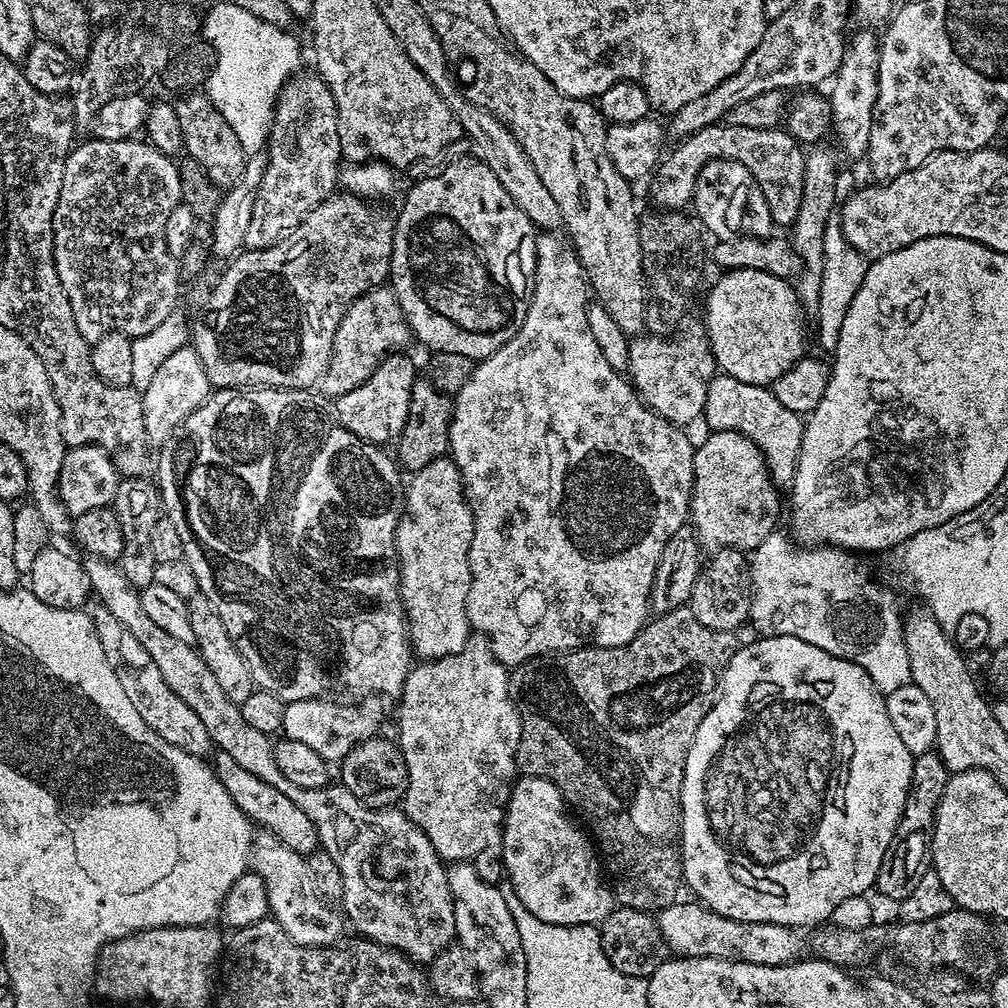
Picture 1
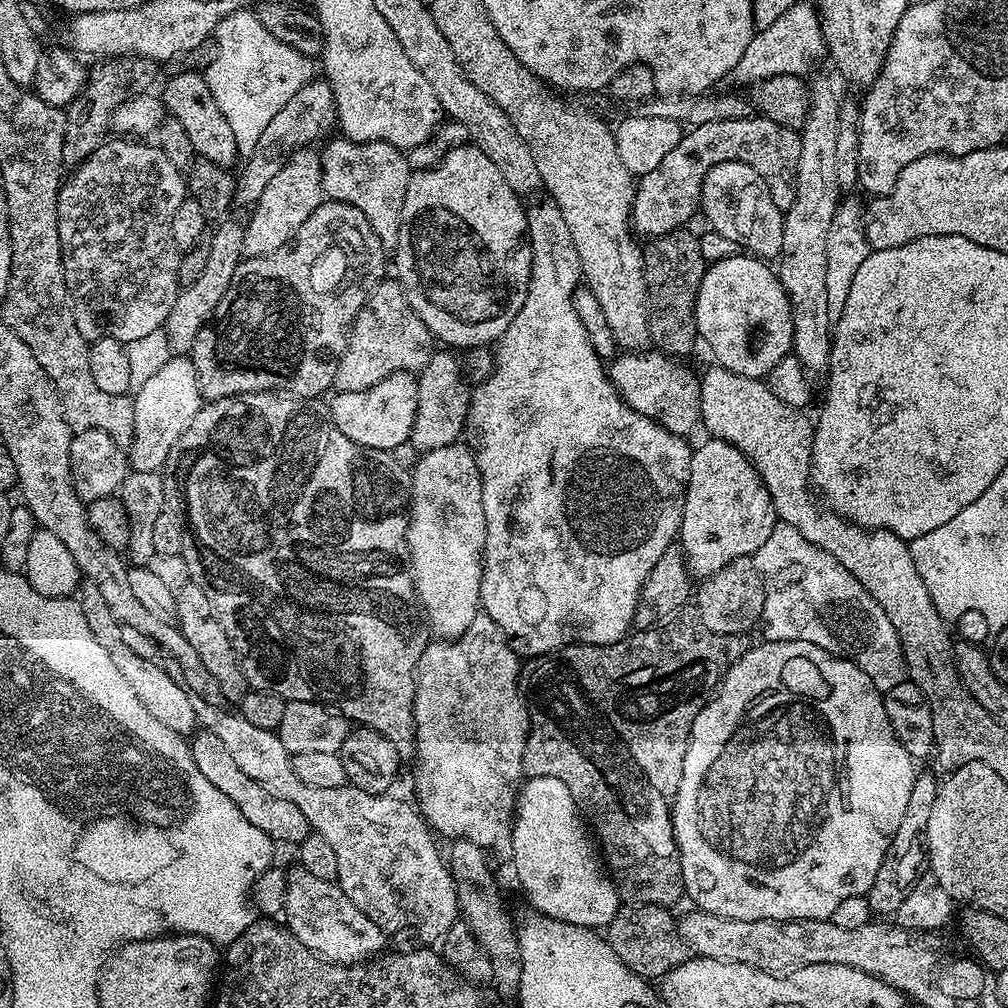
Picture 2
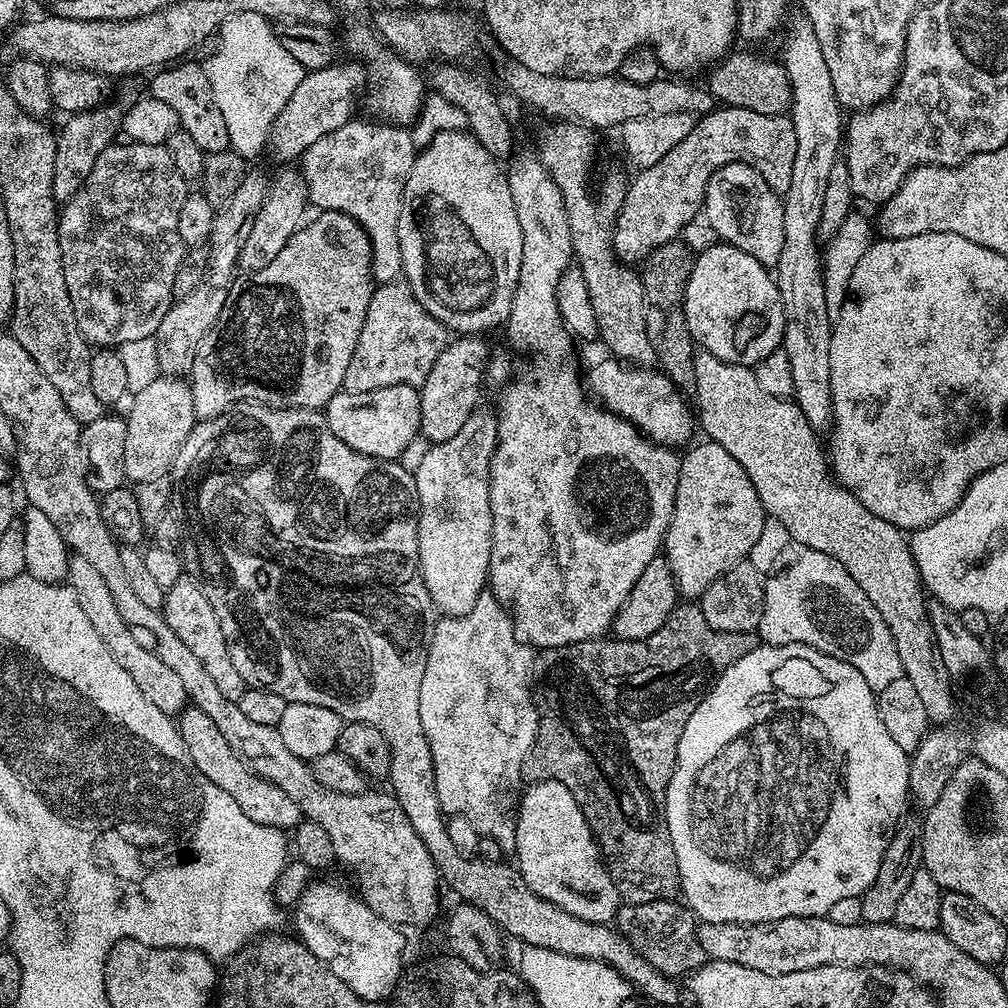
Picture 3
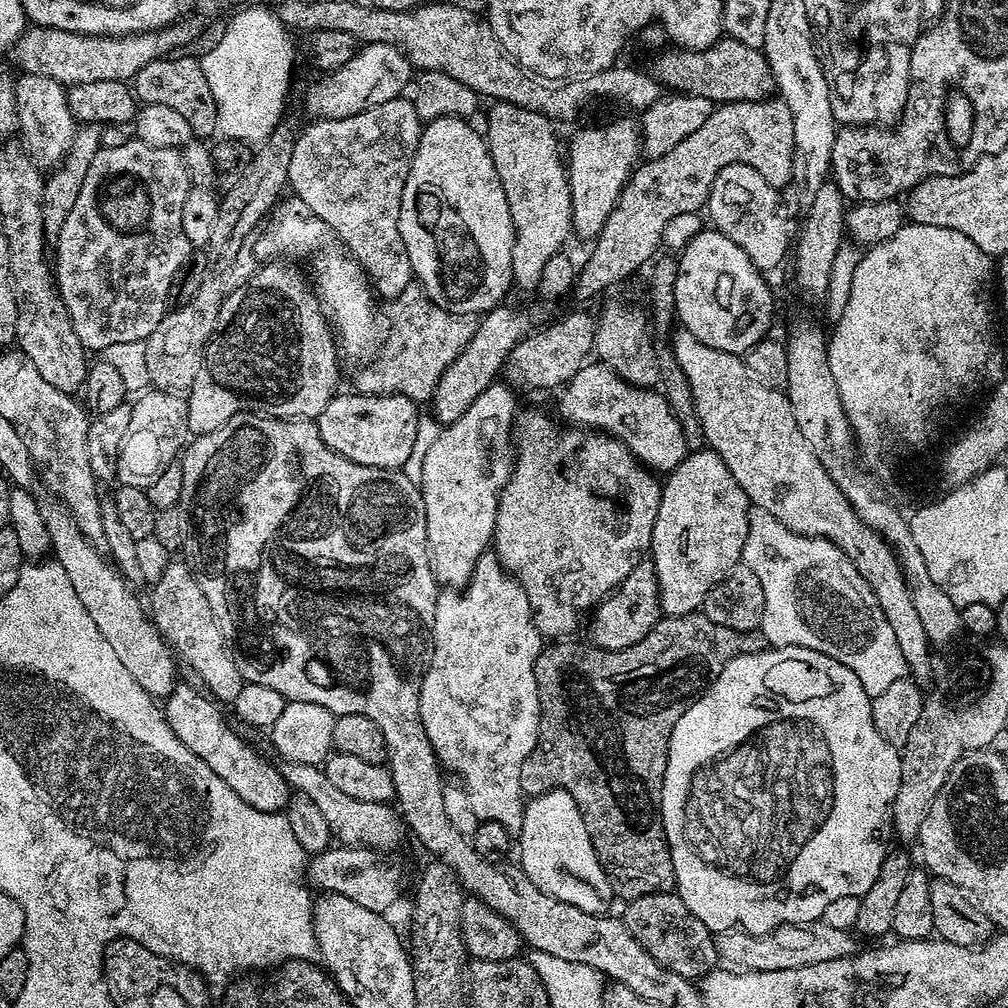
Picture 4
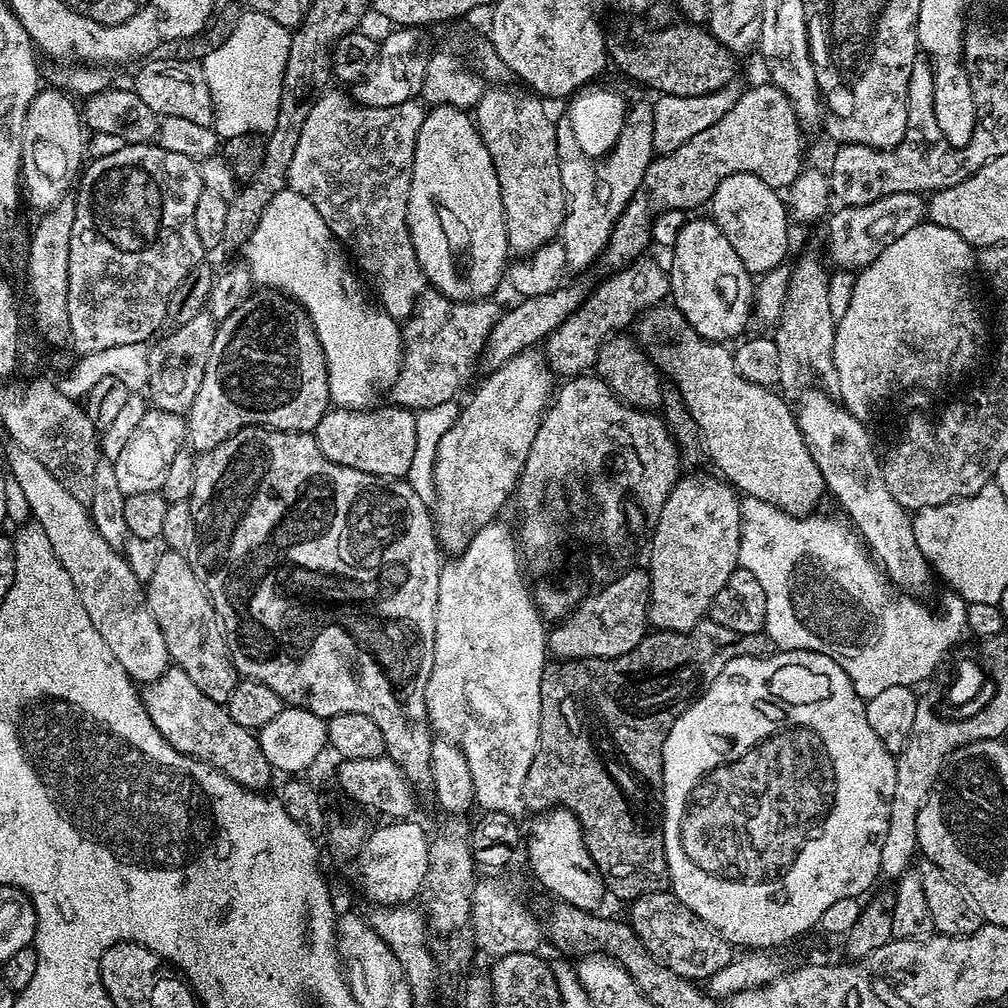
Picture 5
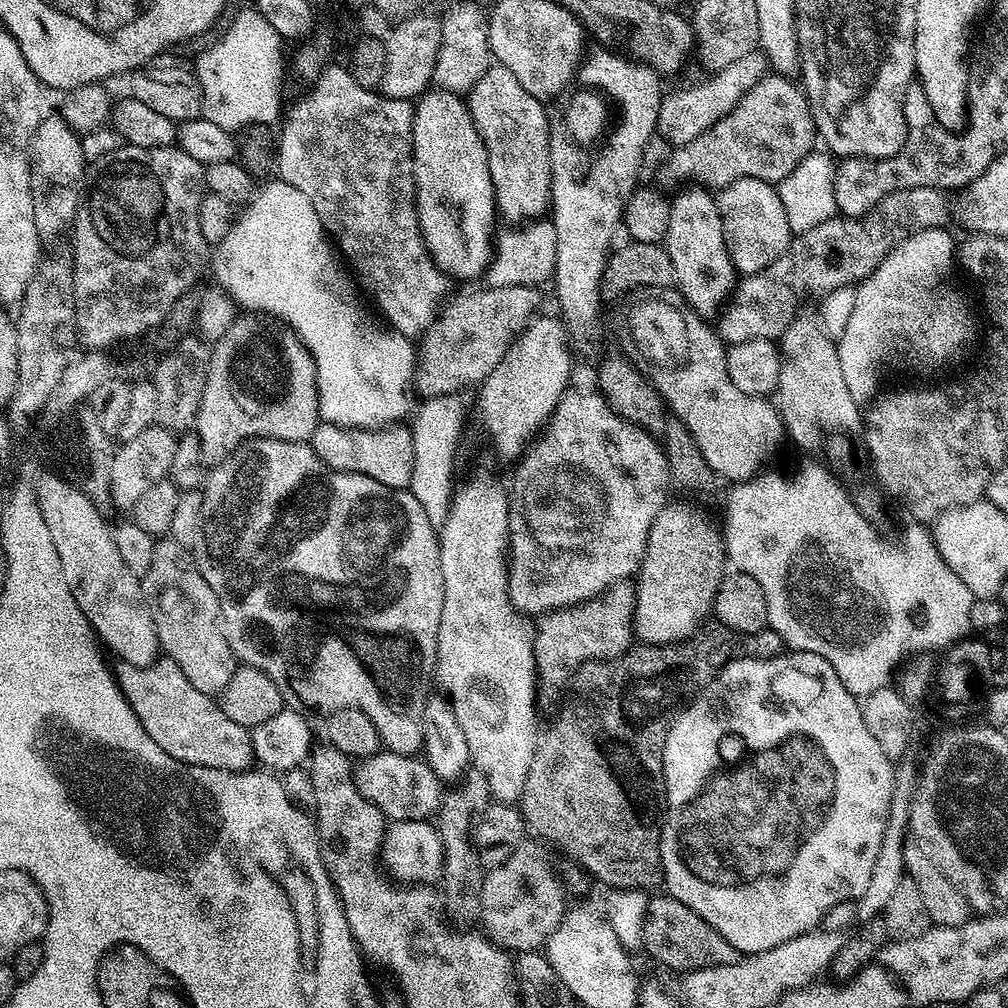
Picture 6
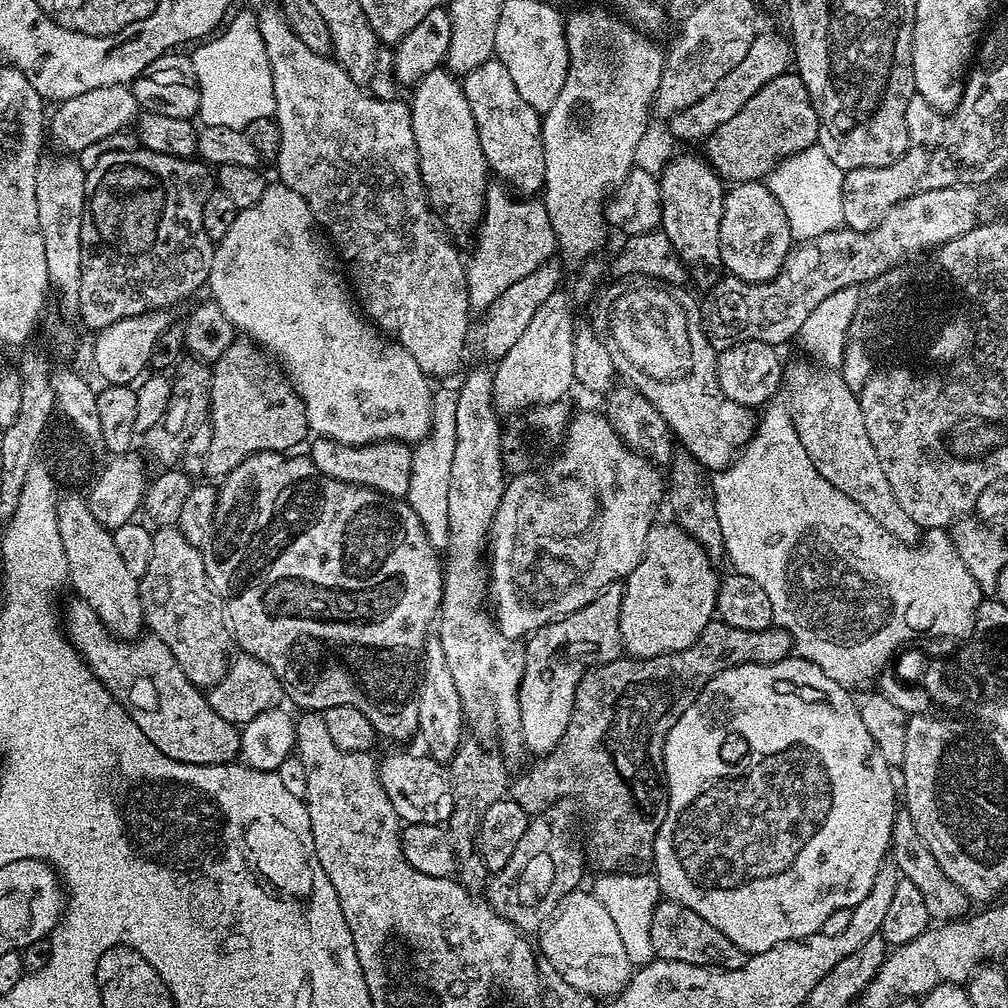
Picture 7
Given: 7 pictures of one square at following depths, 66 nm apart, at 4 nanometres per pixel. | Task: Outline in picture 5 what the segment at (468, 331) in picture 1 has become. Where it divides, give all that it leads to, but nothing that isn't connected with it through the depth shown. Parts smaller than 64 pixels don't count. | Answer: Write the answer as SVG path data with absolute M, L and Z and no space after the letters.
M438 104L427 109L422 126L416 135L406 214L408 215L408 233L412 239L414 254L418 258L420 269L424 272L425 281L435 291L443 294L448 300L457 302L461 300L486 300L493 295L492 291L499 286L500 280L502 284L502 277L505 275L506 265L509 263L508 256L510 257L506 218L504 217L504 207L502 206L502 190L498 186L498 174L494 174L494 162L490 158L490 150L486 150L486 146L480 137L480 131L476 129L473 117L465 109L446 106L445 104Z

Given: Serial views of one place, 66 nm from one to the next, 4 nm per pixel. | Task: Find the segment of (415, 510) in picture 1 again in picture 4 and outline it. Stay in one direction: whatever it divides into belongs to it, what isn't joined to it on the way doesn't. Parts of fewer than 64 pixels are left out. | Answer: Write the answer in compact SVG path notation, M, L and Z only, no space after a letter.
M494 382L482 390L482 394L474 398L470 410L466 410L466 414L452 424L443 425L430 450L426 450L426 462L422 462L422 478L418 481L418 487L426 510L428 557L437 585L452 590L463 588L472 577L478 558L485 555L492 544L500 491L512 477L514 463L514 425L518 419L518 407L512 392L515 391L503 382Z

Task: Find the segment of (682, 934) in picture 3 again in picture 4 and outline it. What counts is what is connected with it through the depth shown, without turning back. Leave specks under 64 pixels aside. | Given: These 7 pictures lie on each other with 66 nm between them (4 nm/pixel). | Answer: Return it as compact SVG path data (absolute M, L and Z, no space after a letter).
M675 891L646 894L637 900L627 901L625 908L628 909L622 913L622 919L626 930L638 938L650 958L674 970L674 974L682 974L682 978L696 982L717 967L714 933L690 914L690 906L686 906Z

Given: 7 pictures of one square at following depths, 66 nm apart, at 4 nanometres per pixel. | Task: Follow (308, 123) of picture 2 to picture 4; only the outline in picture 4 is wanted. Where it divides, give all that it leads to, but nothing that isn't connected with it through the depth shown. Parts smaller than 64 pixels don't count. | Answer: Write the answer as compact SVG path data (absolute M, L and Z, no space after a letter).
M369 44L356 51L345 65L320 77L305 90L304 108L312 120L341 120L401 99L413 83L414 69L393 44Z

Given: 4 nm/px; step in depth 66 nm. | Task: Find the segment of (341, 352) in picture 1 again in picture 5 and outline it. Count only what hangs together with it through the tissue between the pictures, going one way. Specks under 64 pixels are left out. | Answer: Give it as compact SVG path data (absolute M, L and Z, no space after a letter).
M428 290L417 300L411 316L402 324L404 339L404 357L400 363L400 377L393 382L390 389L391 403L401 408L419 410L430 406L442 406L442 402L450 402L459 397L459 392L472 367L477 367L478 361L484 354L484 347L488 341L490 330L502 313L501 306L495 304L495 299L486 300L448 300L443 294L435 290Z

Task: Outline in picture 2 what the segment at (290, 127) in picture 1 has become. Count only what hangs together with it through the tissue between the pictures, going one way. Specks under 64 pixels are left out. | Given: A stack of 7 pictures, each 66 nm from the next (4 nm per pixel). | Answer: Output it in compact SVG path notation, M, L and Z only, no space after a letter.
M305 146L296 149L288 160L270 178L266 190L262 190L262 198L251 209L252 217L246 220L243 232L242 254L246 258L264 257L281 248L286 242L292 240L292 236L314 214L314 210L325 199L324 187L322 186L322 170L320 169L319 151Z

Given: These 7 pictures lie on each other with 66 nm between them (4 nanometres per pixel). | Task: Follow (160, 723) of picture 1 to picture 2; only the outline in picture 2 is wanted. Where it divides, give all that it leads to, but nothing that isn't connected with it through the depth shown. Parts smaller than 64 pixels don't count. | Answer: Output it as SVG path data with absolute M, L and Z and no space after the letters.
M85 583L82 588L84 592L83 603L85 605L94 604L96 608L84 608L86 614L86 626L90 626L90 631L94 633L94 638L98 638L98 642L102 646L102 650L106 650L106 654L110 654L110 658L114 661L114 666L118 666L118 671L126 678L126 682L134 690L134 695L138 697L138 702L142 702L142 706L146 706L146 711L153 718L158 718L158 722L162 722L162 726L166 726L170 730L181 734L192 734L197 731L196 715L194 714L194 706L190 706L190 698L186 698L186 694L182 690L182 686L178 686L178 682L174 682L174 678L170 678L170 674L166 674L163 663L147 660L140 652L135 652L128 645L125 629L114 618L114 614L110 614L109 608L102 604L102 594L98 594L98 590L93 584Z

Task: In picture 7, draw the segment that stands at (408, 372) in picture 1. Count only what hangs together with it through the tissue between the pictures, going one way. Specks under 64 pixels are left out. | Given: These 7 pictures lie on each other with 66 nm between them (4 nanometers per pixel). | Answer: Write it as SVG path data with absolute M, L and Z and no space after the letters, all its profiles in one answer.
M325 436L311 441L310 458L322 474L347 484L361 484L387 496L407 497L412 469L412 448L402 440L383 440L377 444L343 444Z

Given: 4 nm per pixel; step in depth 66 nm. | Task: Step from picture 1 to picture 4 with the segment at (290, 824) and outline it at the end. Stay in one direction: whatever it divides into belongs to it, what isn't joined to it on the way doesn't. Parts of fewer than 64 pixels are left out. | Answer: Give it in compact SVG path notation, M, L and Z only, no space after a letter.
M180 682L163 701L164 721L170 726L178 742L182 742L186 750L202 758L202 762L206 762L206 766L210 766L210 770L214 770L214 774L218 774L218 778L222 778L222 782L226 782L226 786L230 786L230 790L234 790L234 794L238 794L242 802L246 802L254 810L283 813L290 803L290 789L283 773L263 760L230 728L219 712L221 709L203 691L200 692Z

